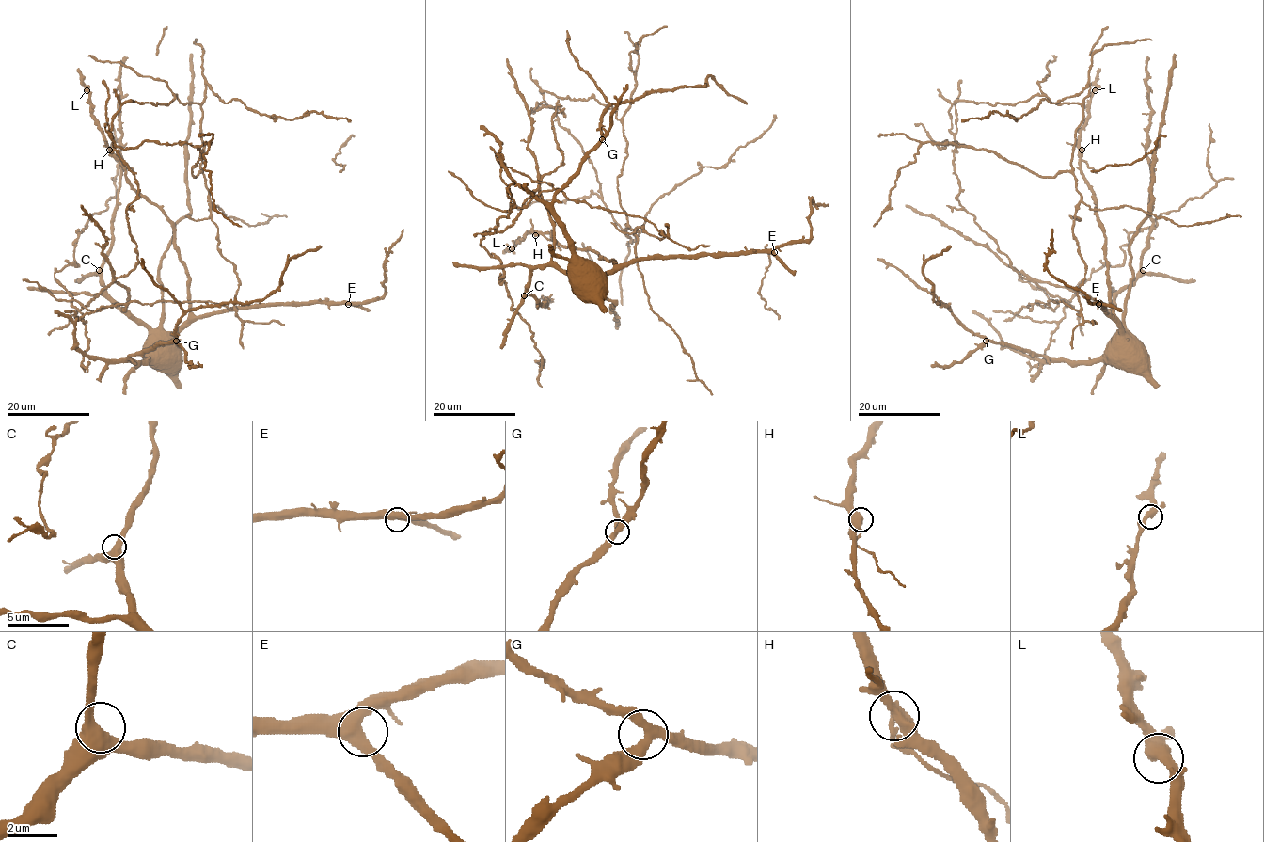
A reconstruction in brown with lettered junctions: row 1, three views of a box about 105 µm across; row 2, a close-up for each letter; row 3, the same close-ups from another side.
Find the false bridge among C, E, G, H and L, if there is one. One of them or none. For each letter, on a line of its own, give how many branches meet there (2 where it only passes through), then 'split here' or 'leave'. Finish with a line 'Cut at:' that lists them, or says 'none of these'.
C: 3 | leave
E: 3 | leave
G: 3 | leave
H: 3 | split here
L: 3 | leave
Cut at: H

